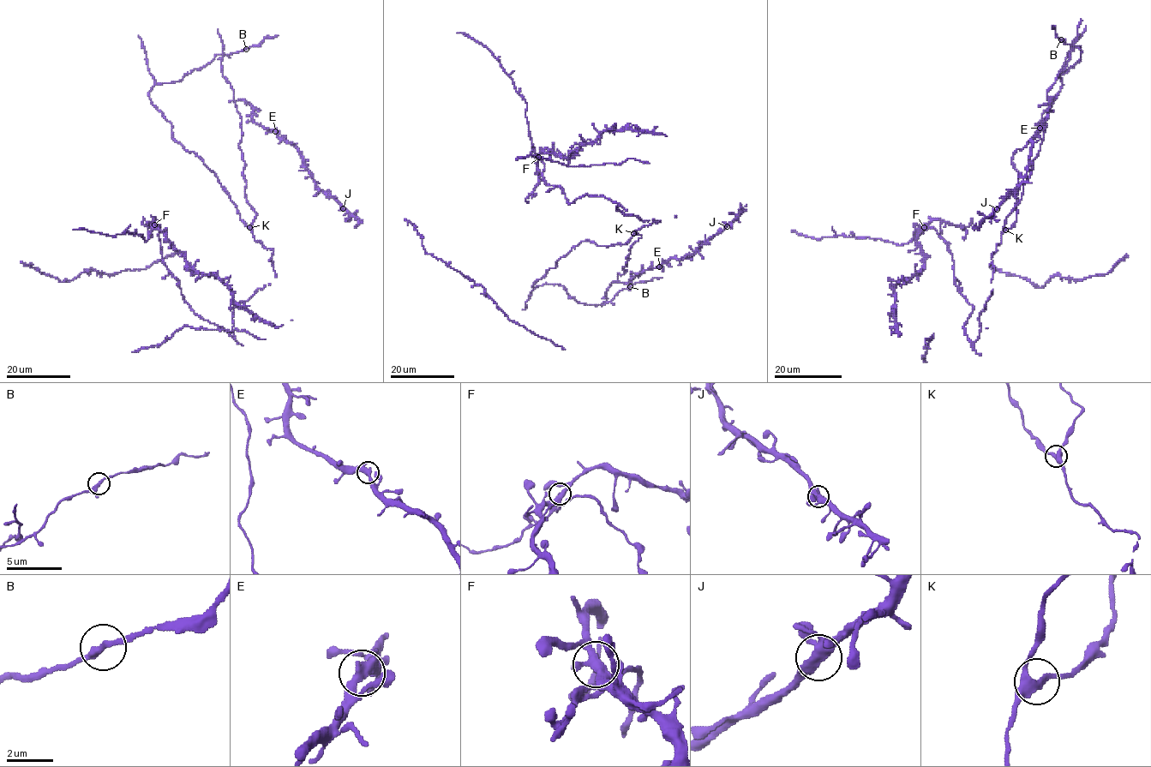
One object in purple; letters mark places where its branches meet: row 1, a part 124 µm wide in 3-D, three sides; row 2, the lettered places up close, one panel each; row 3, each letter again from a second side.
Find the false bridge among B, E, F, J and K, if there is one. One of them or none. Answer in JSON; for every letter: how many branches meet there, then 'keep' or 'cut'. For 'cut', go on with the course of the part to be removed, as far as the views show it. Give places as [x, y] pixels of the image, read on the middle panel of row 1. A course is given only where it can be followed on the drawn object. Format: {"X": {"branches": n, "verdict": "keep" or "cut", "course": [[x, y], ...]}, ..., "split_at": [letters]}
{"B": {"branches": 3, "verdict": "keep"}, "E": {"branches": 3, "verdict": "keep"}, "F": {"branches": 3, "verdict": "keep"}, "J": {"branches": 3, "verdict": "keep"}, "K": {"branches": 3, "verdict": "keep"}, "split_at": []}

